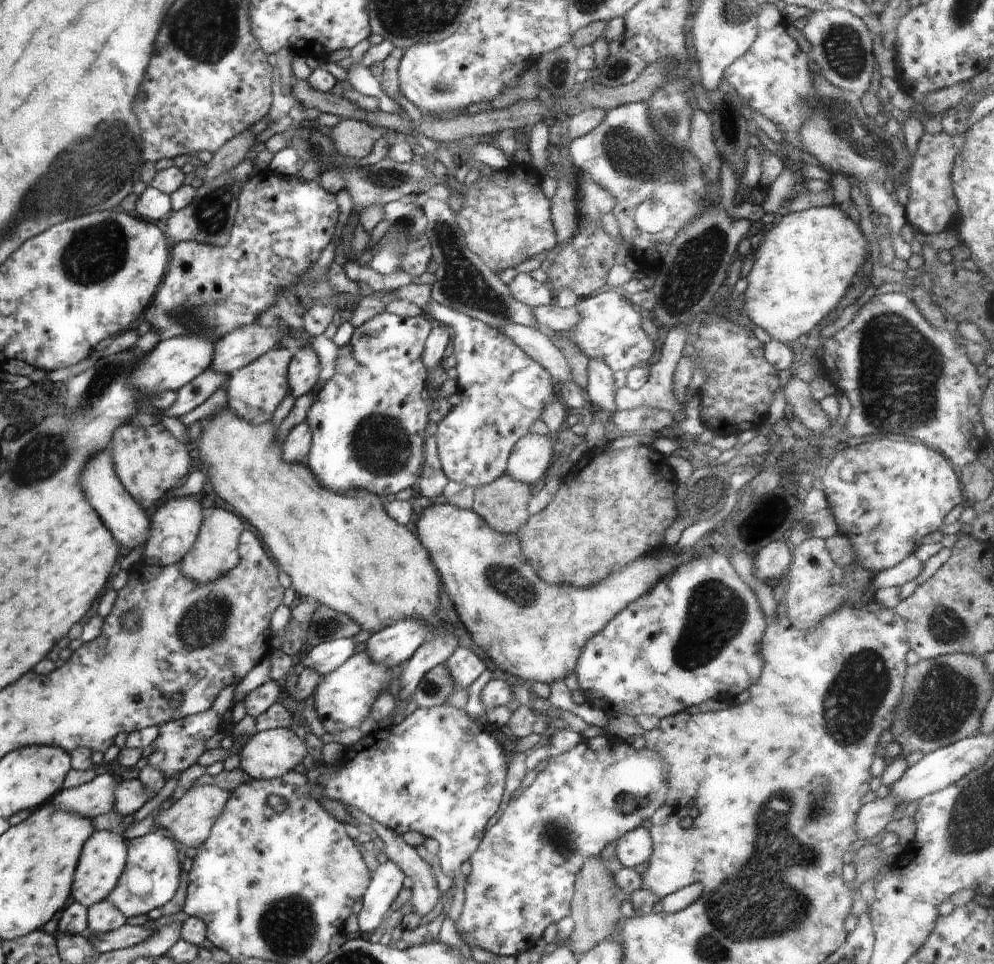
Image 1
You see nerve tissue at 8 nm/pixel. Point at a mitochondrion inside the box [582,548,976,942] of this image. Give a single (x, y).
(849, 707)

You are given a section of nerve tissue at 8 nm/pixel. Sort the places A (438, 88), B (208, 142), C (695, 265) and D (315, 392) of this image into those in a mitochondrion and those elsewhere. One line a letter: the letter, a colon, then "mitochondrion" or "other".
A: mitochondrion
B: other
C: mitochondrion
D: other

